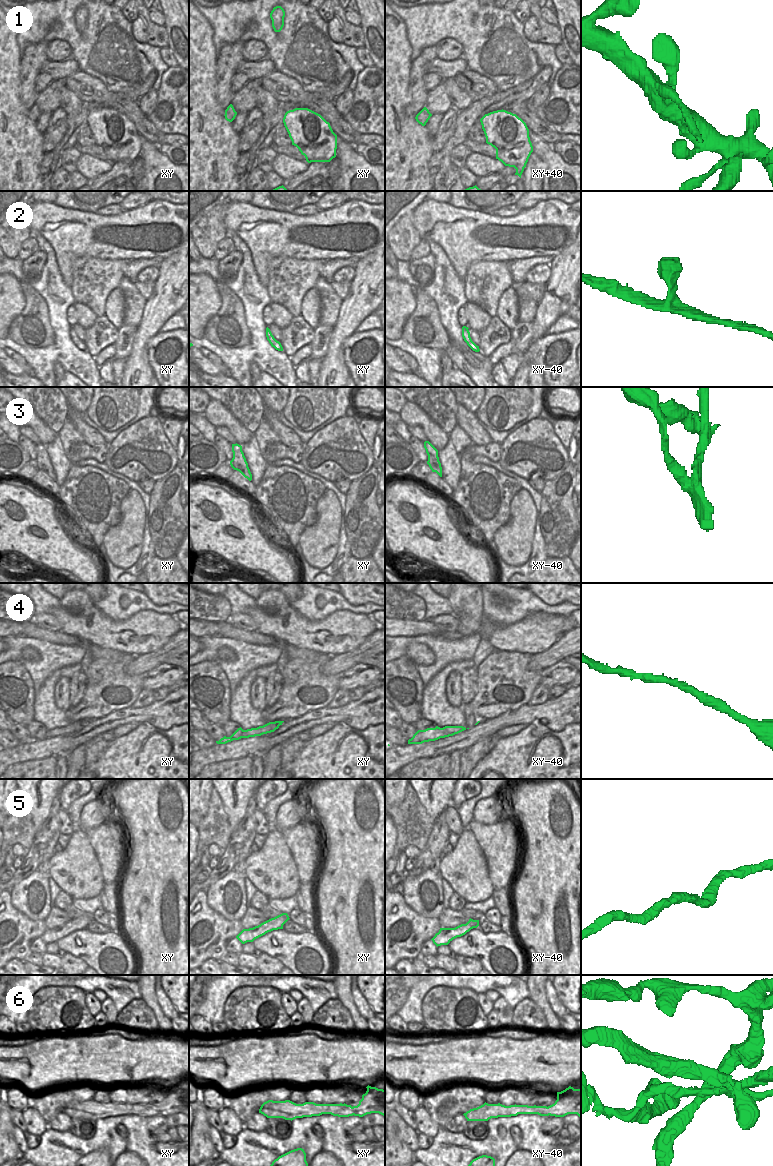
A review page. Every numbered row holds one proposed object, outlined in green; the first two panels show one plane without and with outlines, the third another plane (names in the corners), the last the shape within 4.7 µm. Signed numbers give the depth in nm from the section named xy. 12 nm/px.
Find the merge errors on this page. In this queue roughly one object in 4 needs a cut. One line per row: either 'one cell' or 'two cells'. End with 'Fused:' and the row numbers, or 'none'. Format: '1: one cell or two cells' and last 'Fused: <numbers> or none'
1: one cell
2: one cell
3: two cells
4: one cell
5: one cell
6: two cells
Fused: 3, 6

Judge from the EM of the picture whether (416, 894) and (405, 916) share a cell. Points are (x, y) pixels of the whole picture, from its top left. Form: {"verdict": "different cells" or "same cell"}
{"verdict": "different cells"}

